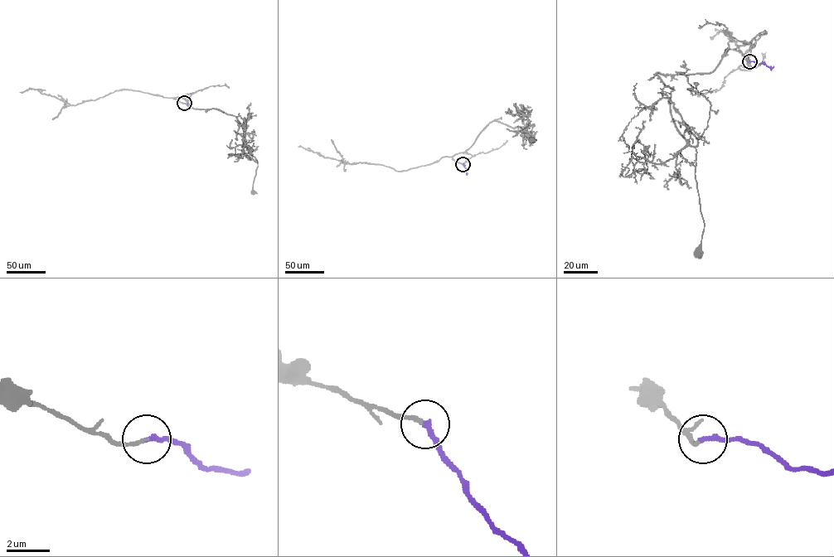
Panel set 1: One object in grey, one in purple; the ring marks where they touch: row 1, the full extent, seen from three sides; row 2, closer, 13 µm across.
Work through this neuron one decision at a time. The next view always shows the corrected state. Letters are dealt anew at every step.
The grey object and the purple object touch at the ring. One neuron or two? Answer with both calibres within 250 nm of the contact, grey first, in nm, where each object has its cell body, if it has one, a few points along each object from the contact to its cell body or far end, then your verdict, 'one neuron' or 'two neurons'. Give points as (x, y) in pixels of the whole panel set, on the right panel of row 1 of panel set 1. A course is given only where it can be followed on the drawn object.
calibres 180 and 240 nm; soma grey (699, 254); soma purple none; course grey (750, 61), (727, 49), (709, 73), (657, 74), (673, 89), (677, 132), (695, 147), (704, 223), (698, 254); course purple (750, 61), (765, 64), (769, 68), (773, 66); one neuron

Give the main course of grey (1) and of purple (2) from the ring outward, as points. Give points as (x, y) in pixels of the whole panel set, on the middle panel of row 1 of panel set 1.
1: (463, 164), (452, 157), (468, 149), (493, 121), (521, 127), (523, 139), (530, 140)
2: (463, 164), (466, 175)

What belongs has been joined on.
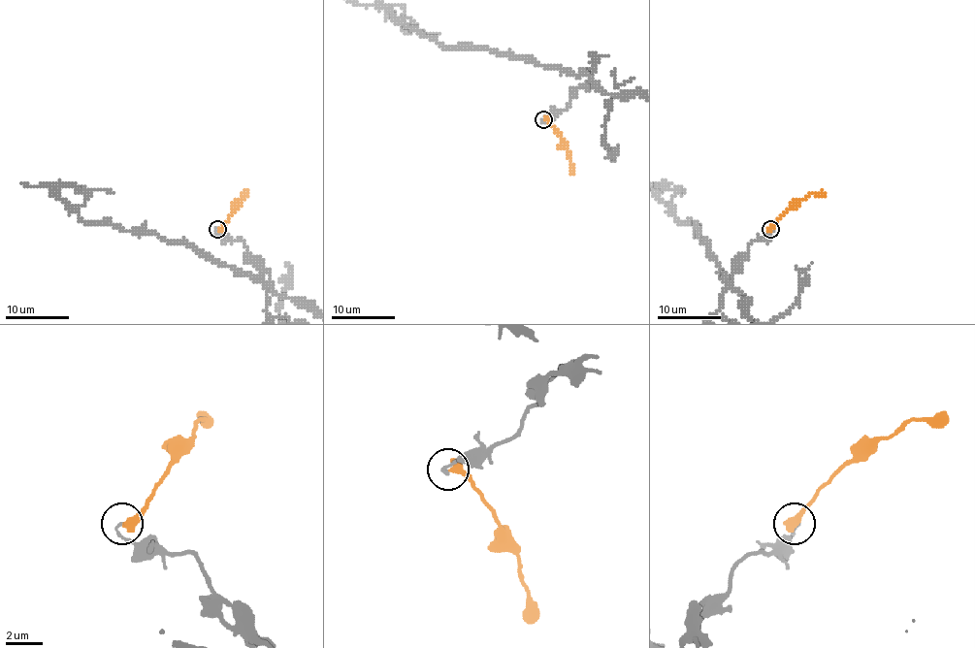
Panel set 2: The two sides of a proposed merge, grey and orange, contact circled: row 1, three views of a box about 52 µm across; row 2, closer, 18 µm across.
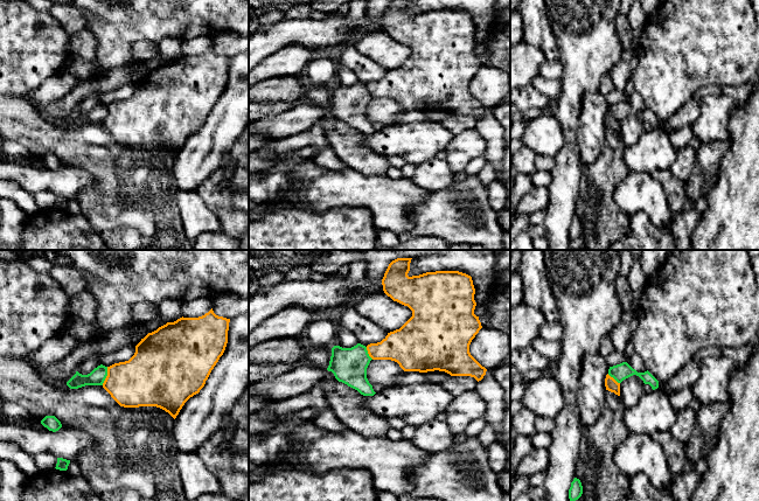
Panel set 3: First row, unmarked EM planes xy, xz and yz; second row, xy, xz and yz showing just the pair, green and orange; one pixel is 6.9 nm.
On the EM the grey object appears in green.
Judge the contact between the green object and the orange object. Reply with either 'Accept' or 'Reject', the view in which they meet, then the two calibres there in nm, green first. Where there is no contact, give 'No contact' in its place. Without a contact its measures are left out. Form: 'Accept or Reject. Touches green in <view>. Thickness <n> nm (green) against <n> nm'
Reject. Touches green in xy. Thickness 110 nm (green) against 340 nm

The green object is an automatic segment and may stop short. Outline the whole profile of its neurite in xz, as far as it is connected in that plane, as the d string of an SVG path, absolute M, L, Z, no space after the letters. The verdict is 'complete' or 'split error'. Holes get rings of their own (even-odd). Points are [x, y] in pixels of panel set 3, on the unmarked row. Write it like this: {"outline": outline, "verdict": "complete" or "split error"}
{"outline": "M357 82L351 86L334 84L328 110L332 110L339 120L357 128L363 134L374 134L376 131L367 117L367 106L372 97L367 85Z", "verdict": "complete"}

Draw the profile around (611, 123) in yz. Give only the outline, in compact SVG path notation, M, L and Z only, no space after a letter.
M608 112L606 113L606 117L605 117L605 125L606 125L606 128L614 131L615 133L620 134L620 121L618 121Z

